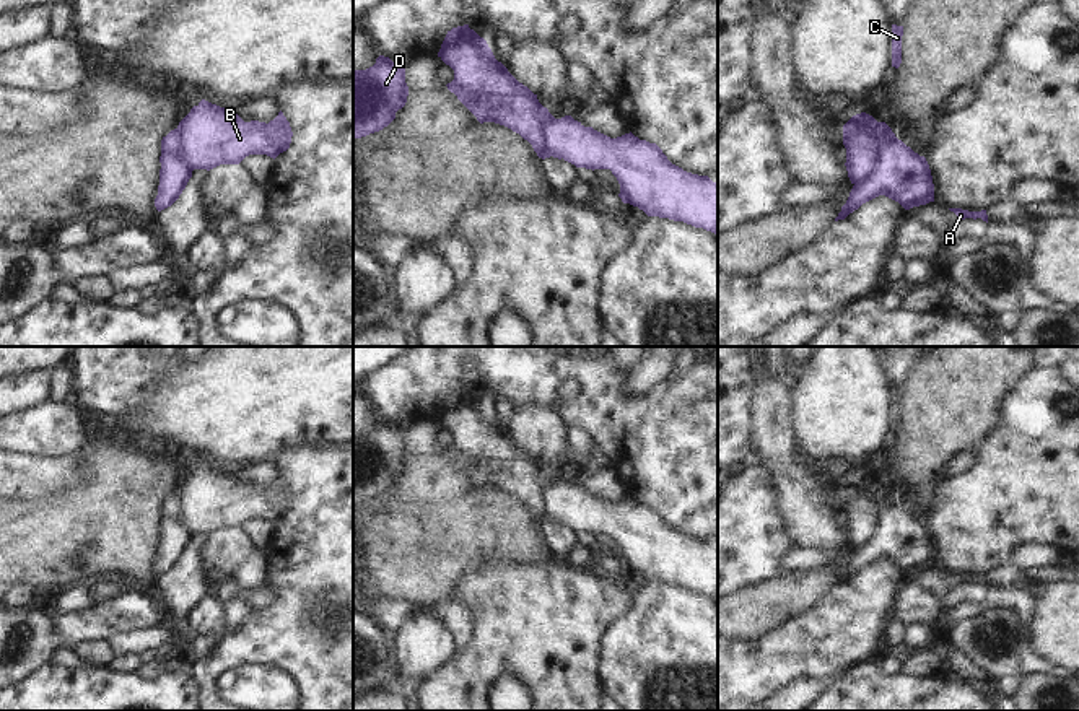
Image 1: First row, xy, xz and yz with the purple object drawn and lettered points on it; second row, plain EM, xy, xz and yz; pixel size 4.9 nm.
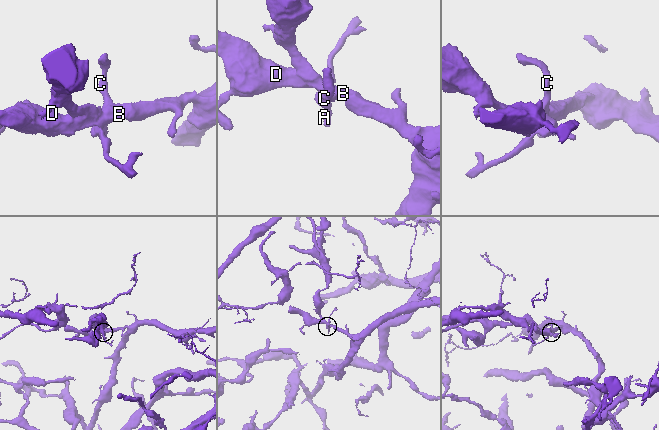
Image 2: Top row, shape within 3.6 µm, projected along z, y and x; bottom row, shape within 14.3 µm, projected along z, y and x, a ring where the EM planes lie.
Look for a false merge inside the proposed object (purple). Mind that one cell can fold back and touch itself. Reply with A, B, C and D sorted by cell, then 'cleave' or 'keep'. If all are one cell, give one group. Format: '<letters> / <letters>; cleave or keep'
A / B C D; cleave

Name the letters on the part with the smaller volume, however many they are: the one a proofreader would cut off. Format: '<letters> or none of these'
A

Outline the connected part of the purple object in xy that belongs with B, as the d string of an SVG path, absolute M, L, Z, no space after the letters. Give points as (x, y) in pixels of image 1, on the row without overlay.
M202 464L179 486L184 524L192 534L239 529L249 519L277 522L291 508L291 491L283 477L269 488L244 486L234 475Z

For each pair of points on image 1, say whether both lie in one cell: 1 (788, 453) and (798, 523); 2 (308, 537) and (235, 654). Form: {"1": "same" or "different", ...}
{"1": "same", "2": "same"}

